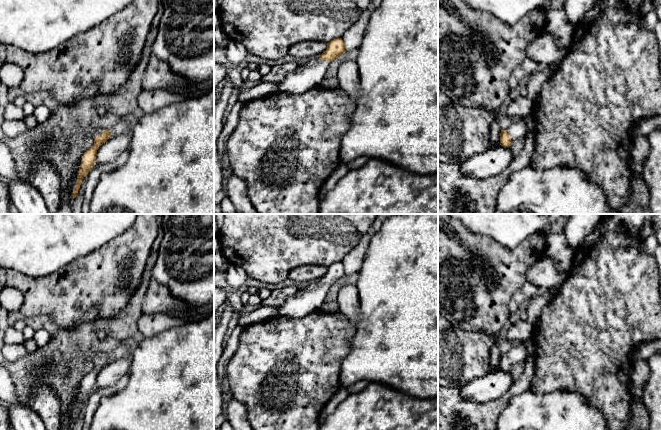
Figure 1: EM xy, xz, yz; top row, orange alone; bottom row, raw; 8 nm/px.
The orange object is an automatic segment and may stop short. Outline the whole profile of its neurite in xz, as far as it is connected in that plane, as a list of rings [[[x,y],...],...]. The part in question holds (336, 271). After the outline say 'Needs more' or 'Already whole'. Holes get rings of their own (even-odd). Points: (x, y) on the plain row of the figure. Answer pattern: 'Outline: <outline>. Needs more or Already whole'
Outline: [[[342,262],[328,266],[326,274],[319,279],[318,283],[312,283],[306,288],[298,290],[297,293],[288,297],[282,305],[277,306],[275,317],[299,319],[320,310],[326,302],[329,288],[345,276]]]. Needs more

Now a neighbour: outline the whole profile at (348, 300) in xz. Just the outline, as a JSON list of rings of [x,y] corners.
[[[344,284],[337,293],[338,312],[356,327],[360,316],[360,299],[356,285]]]

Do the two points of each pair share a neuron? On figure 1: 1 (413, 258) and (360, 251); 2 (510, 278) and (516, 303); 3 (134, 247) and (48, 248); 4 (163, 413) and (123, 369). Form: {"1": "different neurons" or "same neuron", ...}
{"1": "different neurons", "2": "different neurons", "3": "different neurons", "4": "different neurons"}

